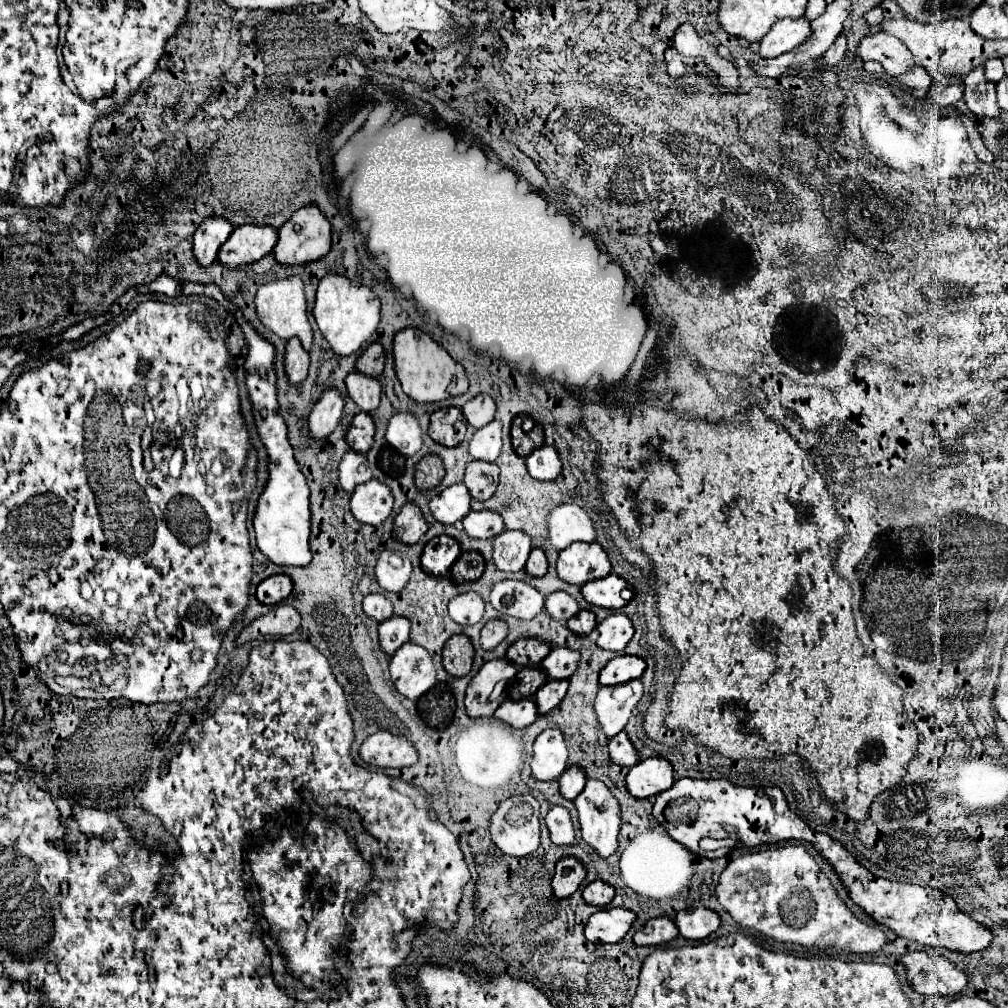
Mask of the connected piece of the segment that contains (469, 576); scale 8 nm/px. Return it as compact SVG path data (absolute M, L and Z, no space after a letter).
M462 553L456 563L450 569L450 581L452 583L466 583L466 581L476 581L484 573L484 559L480 553Z

